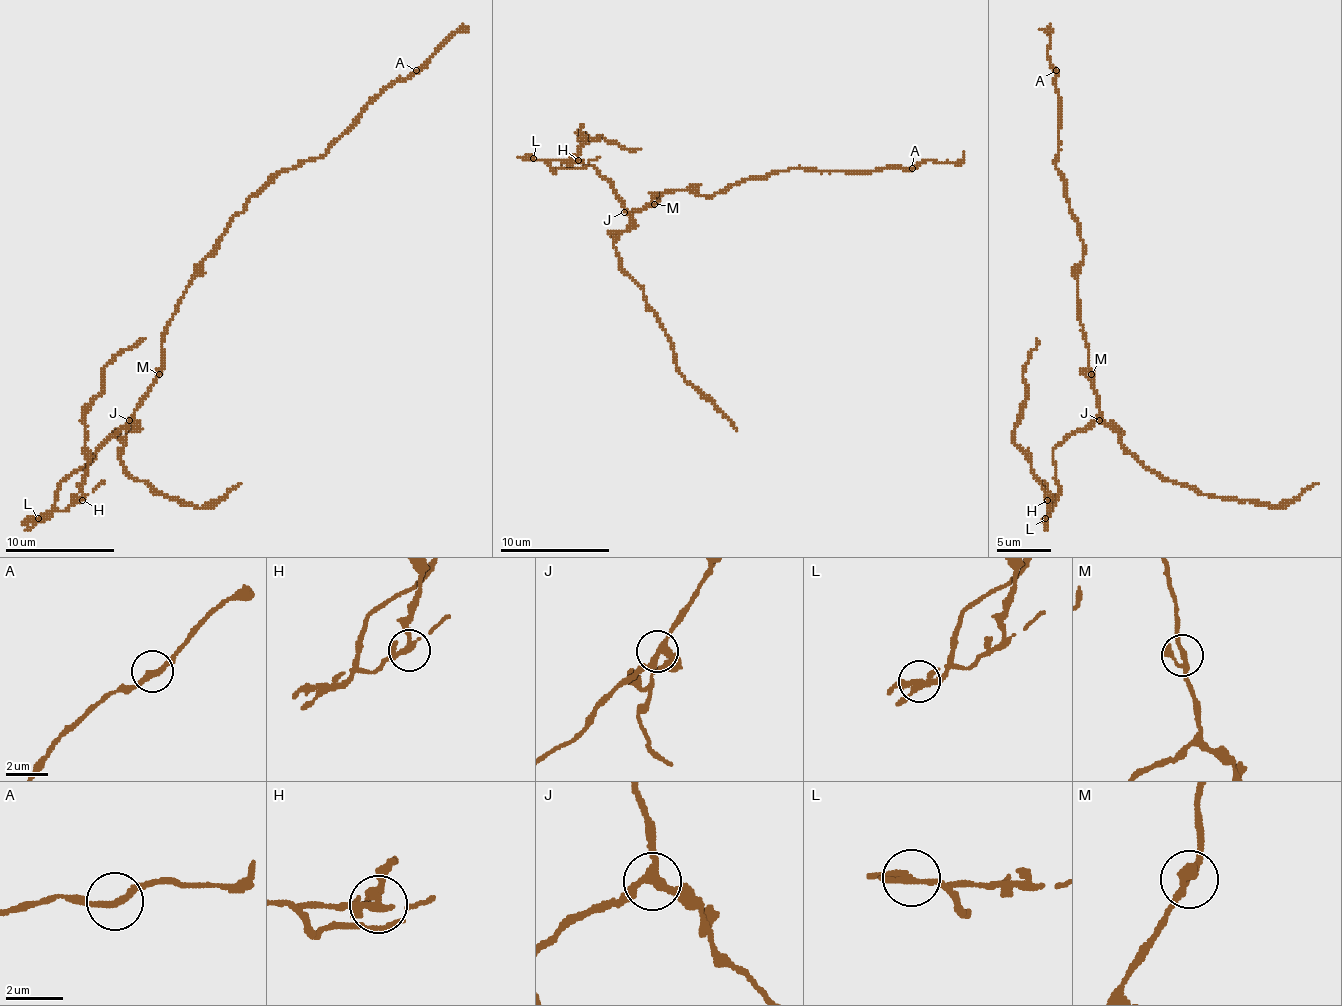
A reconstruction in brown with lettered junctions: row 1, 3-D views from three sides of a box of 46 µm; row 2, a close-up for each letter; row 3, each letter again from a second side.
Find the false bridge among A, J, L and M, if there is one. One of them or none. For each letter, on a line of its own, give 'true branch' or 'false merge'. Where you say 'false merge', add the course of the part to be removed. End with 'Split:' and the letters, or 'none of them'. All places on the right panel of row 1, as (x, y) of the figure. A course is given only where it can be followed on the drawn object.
A: true branch
J: true branch
L: false merge | (1045, 519), (1045, 494), (1031, 459), (1014, 442), (1014, 423), (1025, 390), (1023, 368), (1036, 347), (1036, 338)
M: true branch
Split: L

